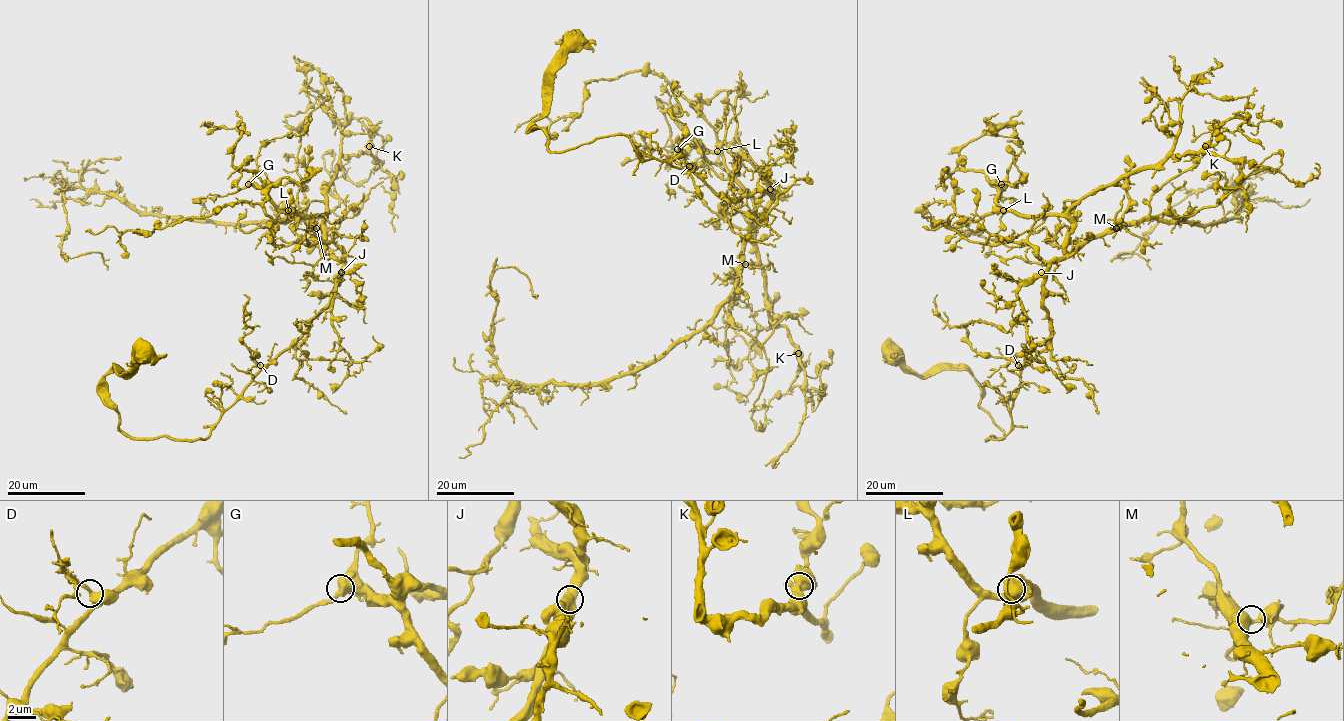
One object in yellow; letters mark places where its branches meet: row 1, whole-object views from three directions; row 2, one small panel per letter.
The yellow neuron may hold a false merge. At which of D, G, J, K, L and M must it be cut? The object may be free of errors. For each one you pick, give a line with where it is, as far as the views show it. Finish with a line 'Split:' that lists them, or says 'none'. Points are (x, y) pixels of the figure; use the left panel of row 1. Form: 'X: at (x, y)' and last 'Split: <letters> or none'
Split: none

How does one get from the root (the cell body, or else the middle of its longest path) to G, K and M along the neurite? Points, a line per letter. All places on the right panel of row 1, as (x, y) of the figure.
G: (893, 352), (966, 367), (987, 440), (1009, 431), (1074, 249), (1001, 184)
K: (893, 352), (917, 375), (966, 367), (1003, 437), (987, 440), (1048, 346), (1069, 211), (1205, 146)
M: (893, 352), (917, 375), (966, 367), (1003, 437), (987, 440), (1048, 346), (1049, 267), (1116, 228)

